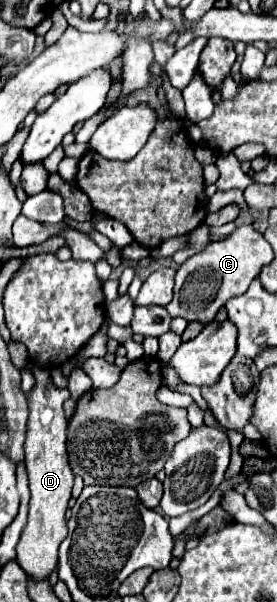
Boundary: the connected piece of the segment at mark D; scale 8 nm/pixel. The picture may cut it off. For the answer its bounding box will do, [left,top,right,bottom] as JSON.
[18,362,74,580]

